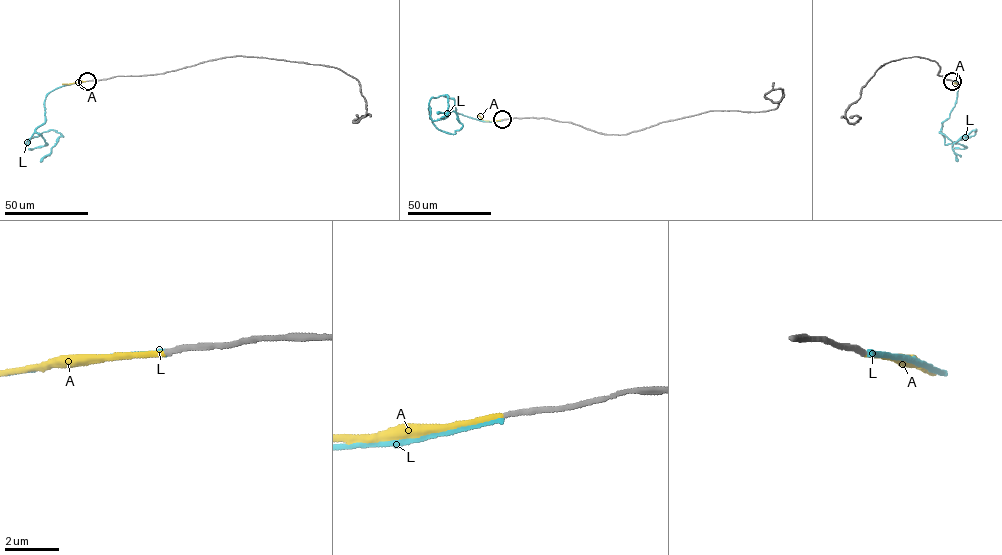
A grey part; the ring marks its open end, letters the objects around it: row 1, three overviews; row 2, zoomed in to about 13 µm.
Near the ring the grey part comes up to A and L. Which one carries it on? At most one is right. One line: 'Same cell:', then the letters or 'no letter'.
Same cell: A

